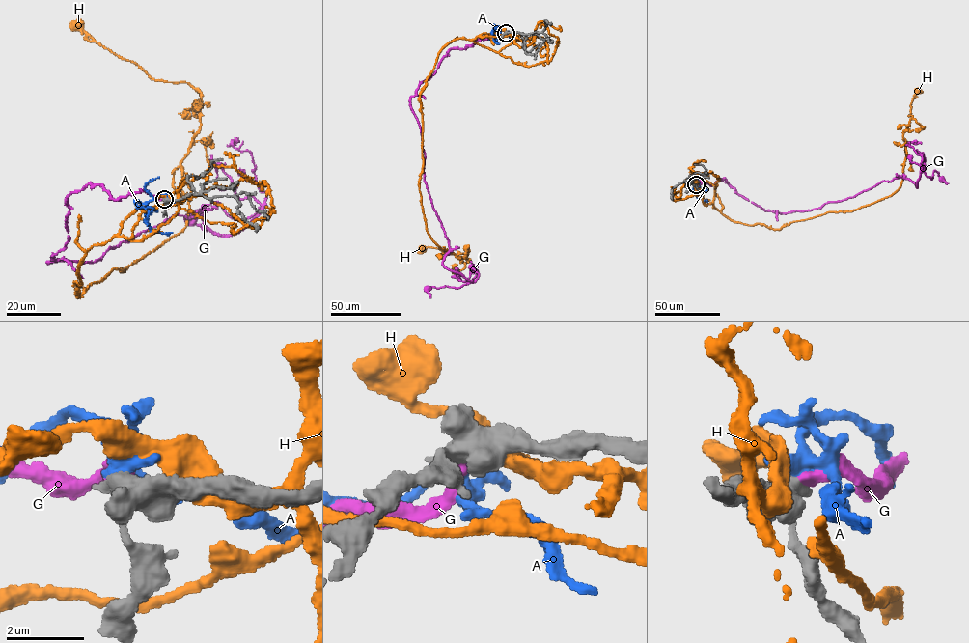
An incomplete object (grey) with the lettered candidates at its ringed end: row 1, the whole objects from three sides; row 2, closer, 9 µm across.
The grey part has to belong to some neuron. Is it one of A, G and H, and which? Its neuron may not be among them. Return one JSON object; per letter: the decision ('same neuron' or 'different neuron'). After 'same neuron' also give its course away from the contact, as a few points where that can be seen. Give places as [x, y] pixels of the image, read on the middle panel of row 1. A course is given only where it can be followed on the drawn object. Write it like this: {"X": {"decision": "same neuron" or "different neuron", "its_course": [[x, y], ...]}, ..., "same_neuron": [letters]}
{"A": {"decision": "different neuron"}, "G": {"decision": "same neuron", "its_course": [[506, 33], [452, 48], [410, 98], [422, 137], [426, 187], [448, 241], [442, 263], [469, 282], [427, 289]]}, "H": {"decision": "different neuron"}, "same_neuron": ["G"]}

